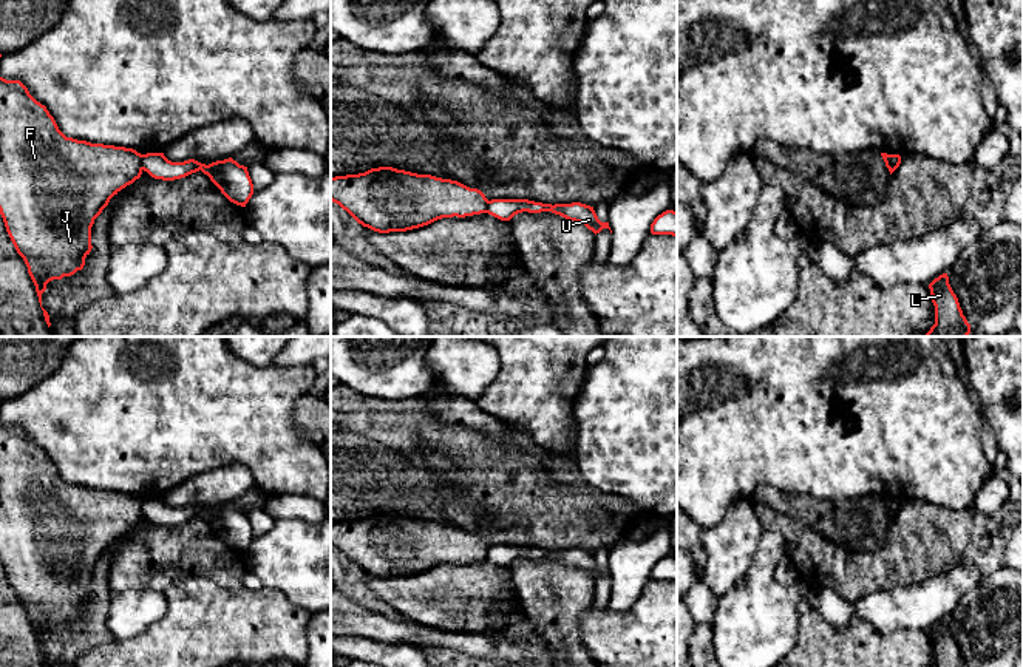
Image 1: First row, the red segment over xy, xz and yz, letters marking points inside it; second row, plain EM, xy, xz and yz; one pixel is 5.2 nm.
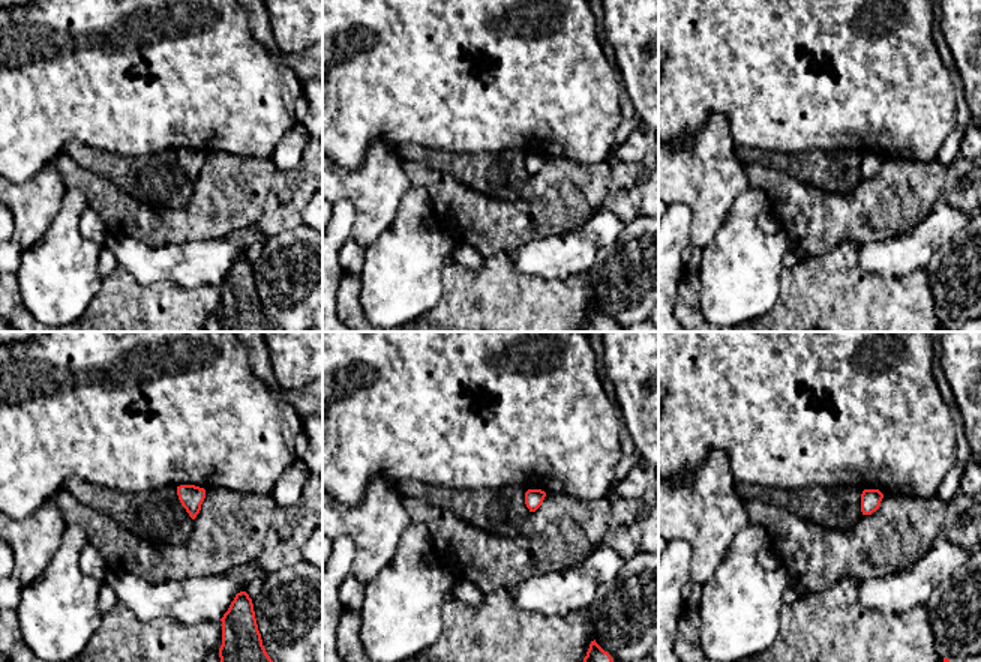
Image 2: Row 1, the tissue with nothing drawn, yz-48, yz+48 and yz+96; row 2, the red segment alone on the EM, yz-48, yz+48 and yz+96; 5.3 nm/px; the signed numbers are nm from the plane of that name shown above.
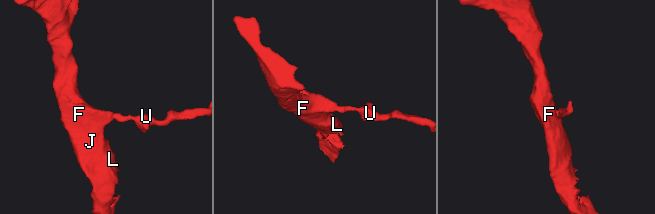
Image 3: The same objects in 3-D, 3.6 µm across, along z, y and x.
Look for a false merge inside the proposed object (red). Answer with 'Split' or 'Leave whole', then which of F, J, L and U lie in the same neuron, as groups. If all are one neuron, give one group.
Split. Groups: F J L / U

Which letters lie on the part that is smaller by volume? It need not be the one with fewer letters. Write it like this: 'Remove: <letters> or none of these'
Remove: U

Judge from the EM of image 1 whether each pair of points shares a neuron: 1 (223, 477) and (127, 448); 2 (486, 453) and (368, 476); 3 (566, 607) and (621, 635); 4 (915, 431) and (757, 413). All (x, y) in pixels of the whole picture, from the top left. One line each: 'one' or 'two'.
1: two
2: one
3: two
4: one

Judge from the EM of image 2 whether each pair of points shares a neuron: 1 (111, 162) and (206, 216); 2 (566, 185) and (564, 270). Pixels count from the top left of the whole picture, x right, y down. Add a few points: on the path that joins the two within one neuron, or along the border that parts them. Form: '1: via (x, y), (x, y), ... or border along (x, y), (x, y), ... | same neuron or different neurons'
1: border along (194, 183), (183, 206), (170, 212), (152, 209) | different neurons
2: border along (594, 215), (564, 233), (536, 237), (530, 242) | different neurons

